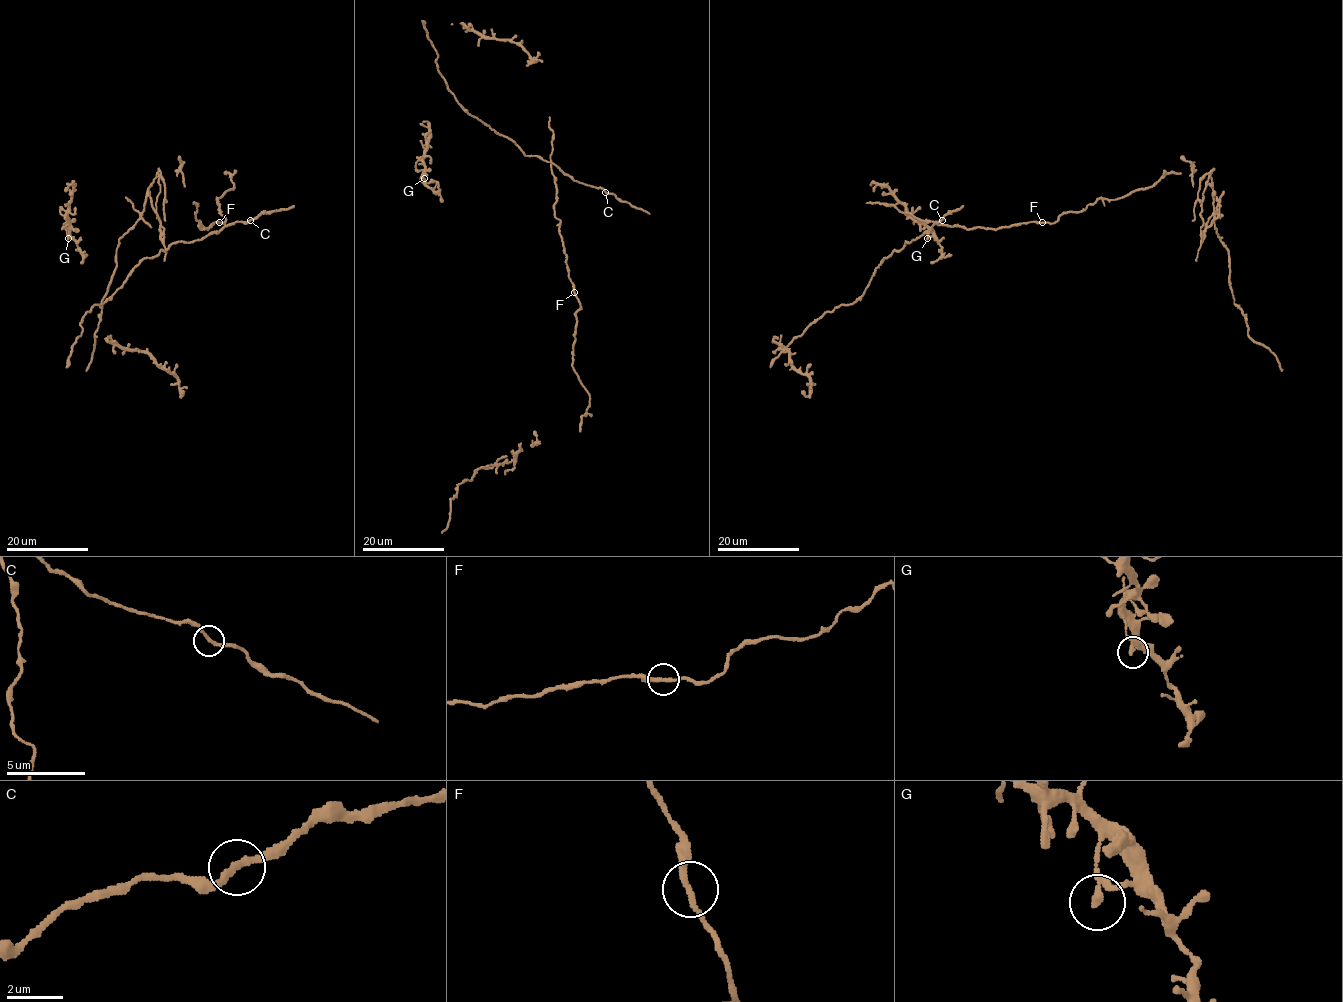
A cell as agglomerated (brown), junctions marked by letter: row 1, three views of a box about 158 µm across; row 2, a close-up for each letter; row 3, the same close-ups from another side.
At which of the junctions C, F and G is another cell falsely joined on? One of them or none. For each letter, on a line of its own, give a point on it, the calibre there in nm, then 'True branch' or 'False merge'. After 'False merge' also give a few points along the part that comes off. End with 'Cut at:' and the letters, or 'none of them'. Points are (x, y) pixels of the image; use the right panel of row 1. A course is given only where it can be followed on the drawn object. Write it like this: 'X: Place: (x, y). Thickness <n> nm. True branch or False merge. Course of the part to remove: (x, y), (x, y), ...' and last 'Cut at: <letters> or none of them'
C: Place: (942, 220). Thickness 240 nm. True branch
F: Place: (1042, 222). Thickness 220 nm. False merge
G: Place: (927, 238). Thickness 220 nm. True branch
Cut at: F

